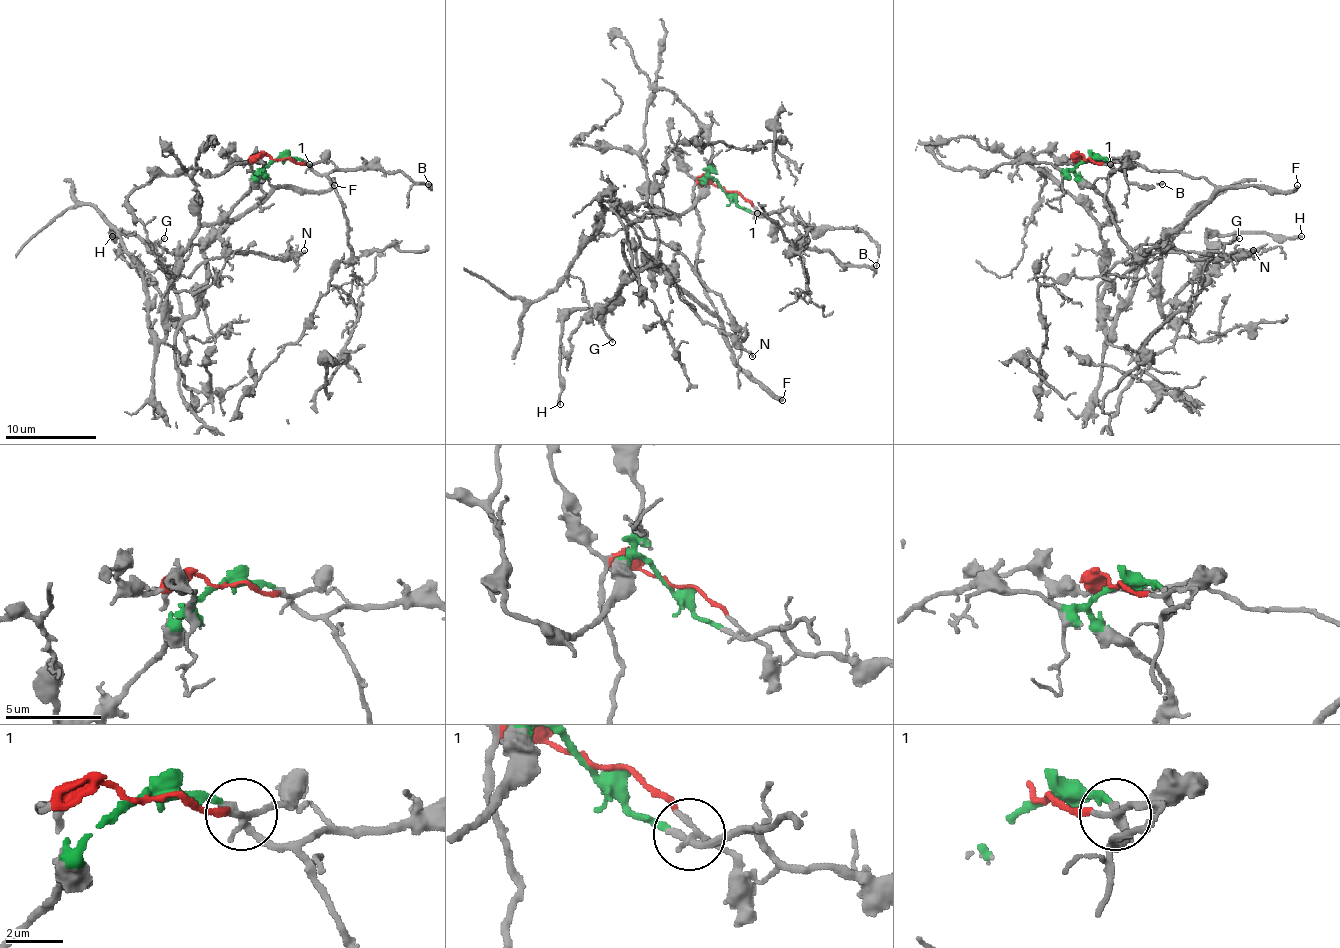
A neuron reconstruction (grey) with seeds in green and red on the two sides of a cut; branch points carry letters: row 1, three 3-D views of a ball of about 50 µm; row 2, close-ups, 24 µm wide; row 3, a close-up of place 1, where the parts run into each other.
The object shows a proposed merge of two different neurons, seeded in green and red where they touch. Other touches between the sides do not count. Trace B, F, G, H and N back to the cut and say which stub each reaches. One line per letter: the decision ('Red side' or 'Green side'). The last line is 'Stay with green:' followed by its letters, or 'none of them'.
B: Green side
F: Red side
G: Red side
H: Red side
N: Red side
Stay with green: B

